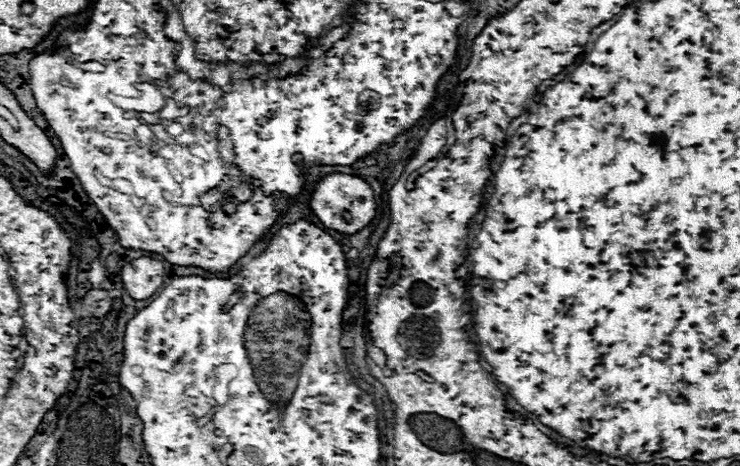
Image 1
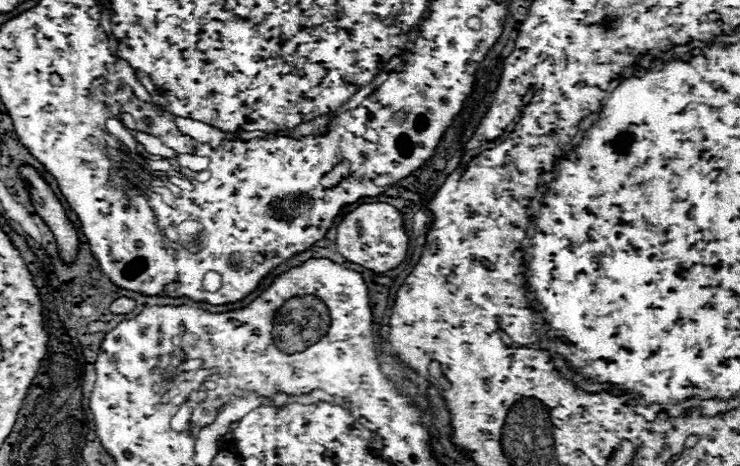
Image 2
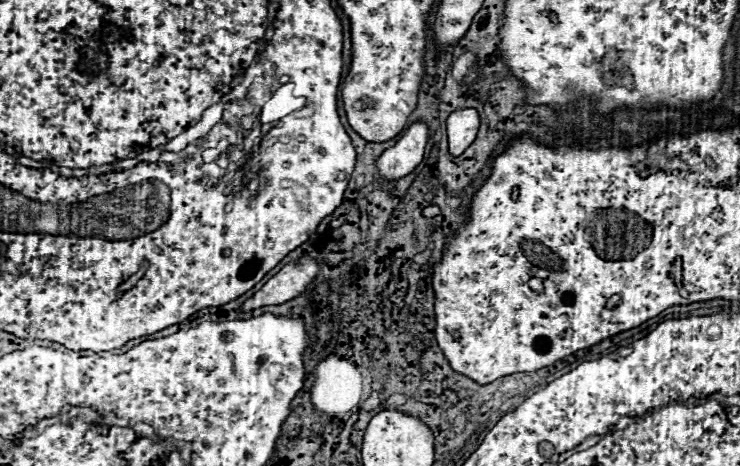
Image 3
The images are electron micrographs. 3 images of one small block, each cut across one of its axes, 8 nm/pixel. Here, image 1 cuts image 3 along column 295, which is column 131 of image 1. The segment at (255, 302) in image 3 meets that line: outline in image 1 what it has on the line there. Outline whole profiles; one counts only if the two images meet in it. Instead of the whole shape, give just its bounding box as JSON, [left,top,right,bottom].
[120,258,164,300]

